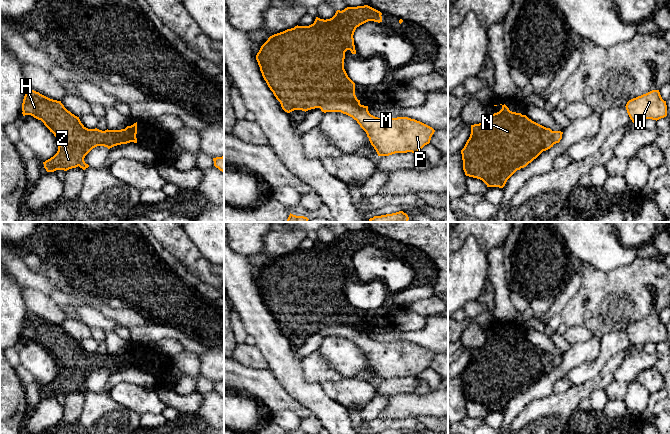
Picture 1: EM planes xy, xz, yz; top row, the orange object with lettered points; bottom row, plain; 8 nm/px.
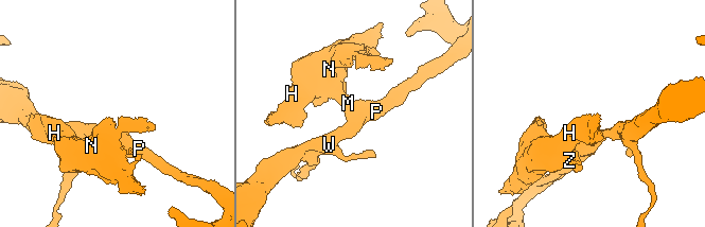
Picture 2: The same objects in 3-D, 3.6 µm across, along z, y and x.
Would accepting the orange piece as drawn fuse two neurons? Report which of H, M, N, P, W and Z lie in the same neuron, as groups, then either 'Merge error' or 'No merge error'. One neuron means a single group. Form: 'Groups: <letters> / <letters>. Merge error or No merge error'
Groups: H N Z / M P W. Merge error

